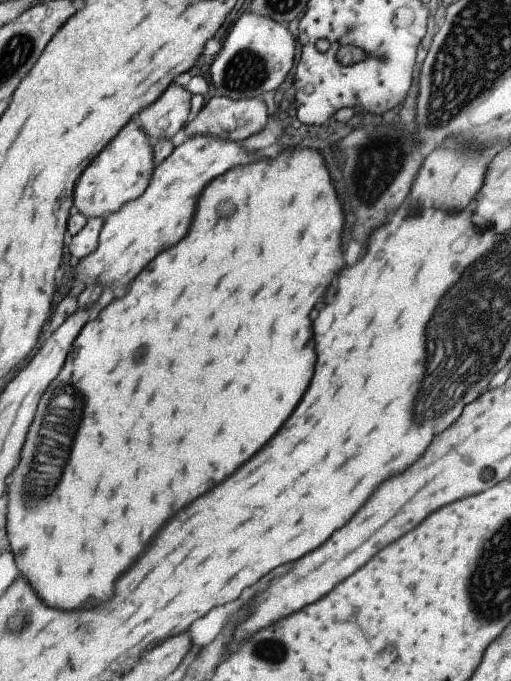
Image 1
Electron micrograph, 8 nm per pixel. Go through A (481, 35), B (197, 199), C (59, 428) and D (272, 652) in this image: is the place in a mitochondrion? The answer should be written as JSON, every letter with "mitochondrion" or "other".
{"A":"mitochondrion","B":"other","C":"mitochondrion","D":"mitochondrion"}

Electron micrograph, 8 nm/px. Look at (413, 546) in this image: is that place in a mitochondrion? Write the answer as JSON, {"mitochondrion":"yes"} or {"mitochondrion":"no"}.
{"mitochondrion":"no"}

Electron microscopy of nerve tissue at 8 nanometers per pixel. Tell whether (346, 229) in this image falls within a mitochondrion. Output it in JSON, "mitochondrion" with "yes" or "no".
{"mitochondrion":"no"}

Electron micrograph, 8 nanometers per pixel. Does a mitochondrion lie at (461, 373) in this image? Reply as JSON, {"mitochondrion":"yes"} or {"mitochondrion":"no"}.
{"mitochondrion":"yes"}

